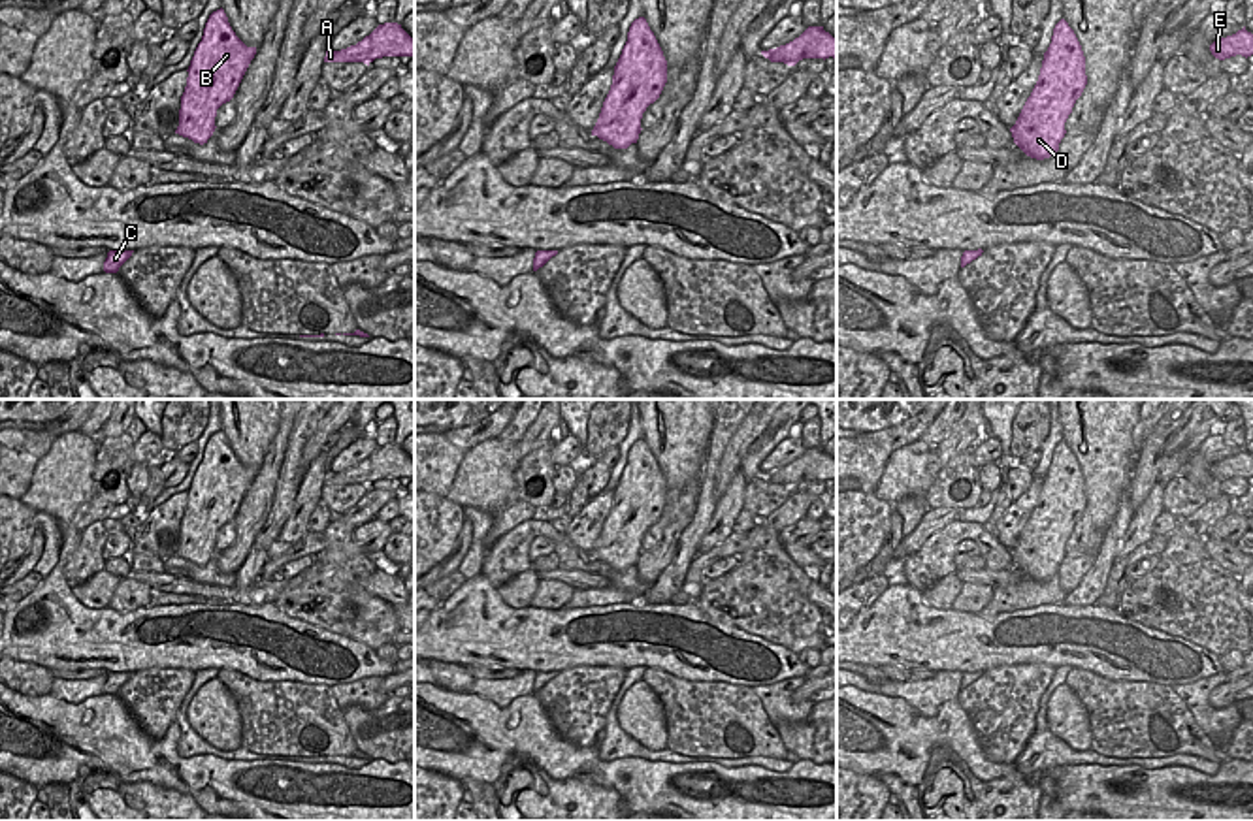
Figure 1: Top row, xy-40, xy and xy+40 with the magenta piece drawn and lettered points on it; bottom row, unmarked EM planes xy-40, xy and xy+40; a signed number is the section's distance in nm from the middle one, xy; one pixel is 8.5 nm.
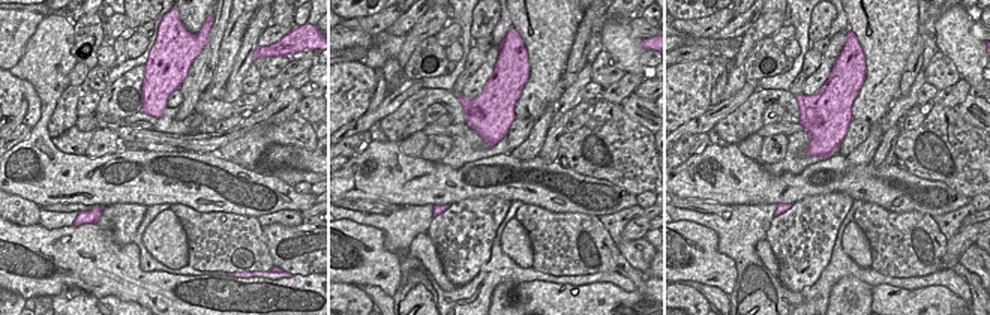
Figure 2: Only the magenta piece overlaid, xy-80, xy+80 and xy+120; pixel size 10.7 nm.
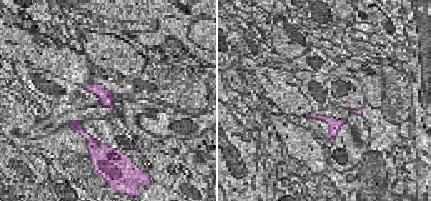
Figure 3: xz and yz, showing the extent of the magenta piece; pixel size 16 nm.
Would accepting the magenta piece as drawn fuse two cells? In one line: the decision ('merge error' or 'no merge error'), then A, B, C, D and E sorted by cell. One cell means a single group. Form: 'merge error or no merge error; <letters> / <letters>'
merge error; A B D E / C

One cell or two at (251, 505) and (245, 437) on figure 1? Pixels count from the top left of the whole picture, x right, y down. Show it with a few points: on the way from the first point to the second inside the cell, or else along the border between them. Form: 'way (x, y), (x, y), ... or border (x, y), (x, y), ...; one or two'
border (277, 432), (257, 473); two

